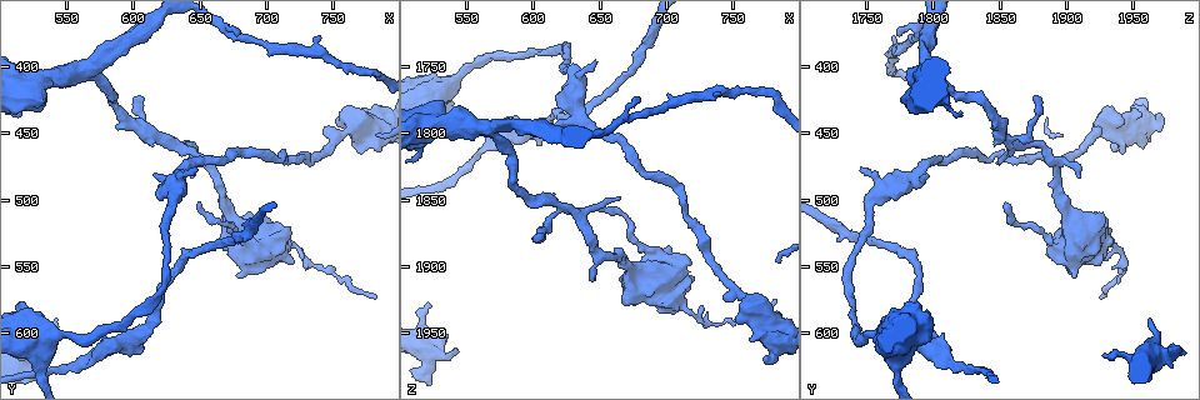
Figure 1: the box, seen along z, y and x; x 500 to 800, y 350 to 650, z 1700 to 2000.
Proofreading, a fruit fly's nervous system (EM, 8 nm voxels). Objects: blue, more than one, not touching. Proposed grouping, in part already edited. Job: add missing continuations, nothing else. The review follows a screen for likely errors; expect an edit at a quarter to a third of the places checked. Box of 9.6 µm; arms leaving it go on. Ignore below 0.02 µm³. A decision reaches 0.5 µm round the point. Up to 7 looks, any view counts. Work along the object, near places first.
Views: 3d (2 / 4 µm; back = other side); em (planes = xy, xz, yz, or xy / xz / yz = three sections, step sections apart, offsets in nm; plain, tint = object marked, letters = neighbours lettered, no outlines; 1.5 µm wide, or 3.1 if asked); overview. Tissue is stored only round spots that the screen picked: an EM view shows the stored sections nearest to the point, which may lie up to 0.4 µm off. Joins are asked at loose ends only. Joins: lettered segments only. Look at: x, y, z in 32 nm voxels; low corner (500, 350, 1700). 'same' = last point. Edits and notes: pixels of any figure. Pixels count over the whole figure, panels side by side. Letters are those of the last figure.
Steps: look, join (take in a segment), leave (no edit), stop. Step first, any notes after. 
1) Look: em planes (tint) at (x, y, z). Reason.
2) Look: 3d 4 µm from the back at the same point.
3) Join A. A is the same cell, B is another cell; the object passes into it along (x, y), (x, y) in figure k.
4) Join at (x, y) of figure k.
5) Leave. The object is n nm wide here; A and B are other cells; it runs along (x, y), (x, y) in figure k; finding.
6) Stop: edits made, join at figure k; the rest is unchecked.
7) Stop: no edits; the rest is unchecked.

Look: em yz step 8 (tint) at (644, 484, 1908). Free end.

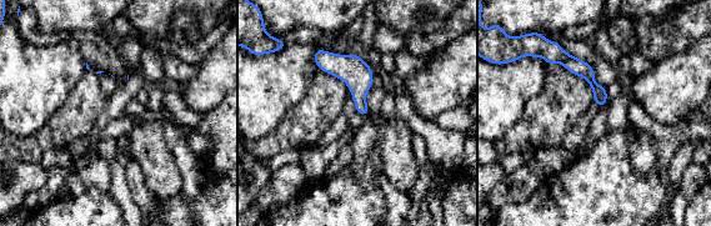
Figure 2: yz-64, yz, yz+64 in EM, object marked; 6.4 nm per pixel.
Look: em planes (tint) at the same point. Another direction.

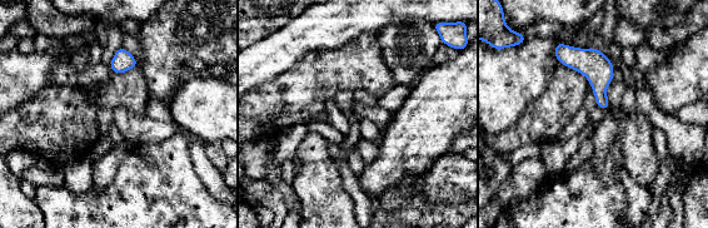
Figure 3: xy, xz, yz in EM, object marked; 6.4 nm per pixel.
Look: em planes (letters) at the same point.

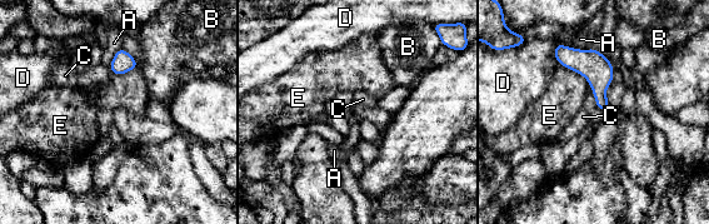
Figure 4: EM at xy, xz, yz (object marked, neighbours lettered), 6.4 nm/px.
Leave. A, B, C, D and E are other cells; a border runs along (589, 85), (597, 106) in figure 4; no lettered segment goes on from it.

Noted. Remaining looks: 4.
Look: 3d 2 µm at (608, 612, 1806). Stops while still wide.

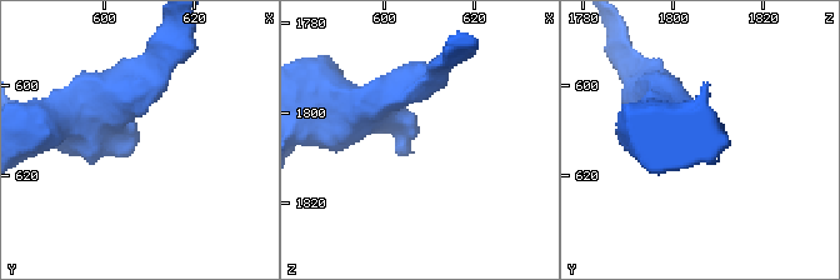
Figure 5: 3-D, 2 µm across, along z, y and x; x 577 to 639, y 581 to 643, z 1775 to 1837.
Look: em planes (letters) at (607, 613, 1804).

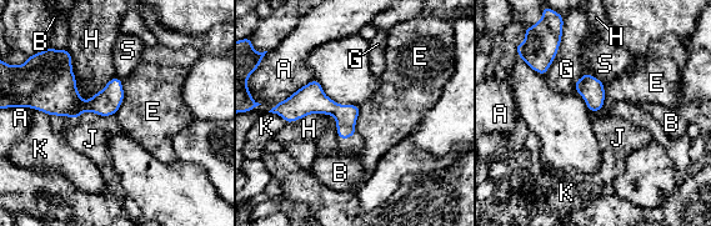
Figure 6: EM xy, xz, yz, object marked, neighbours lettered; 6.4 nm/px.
Leave. A, B, E, G, H, J, K and S are other cells; no lettered segment goes on from it.

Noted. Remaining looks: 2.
Stop: no edits; the rest is unchecked.

